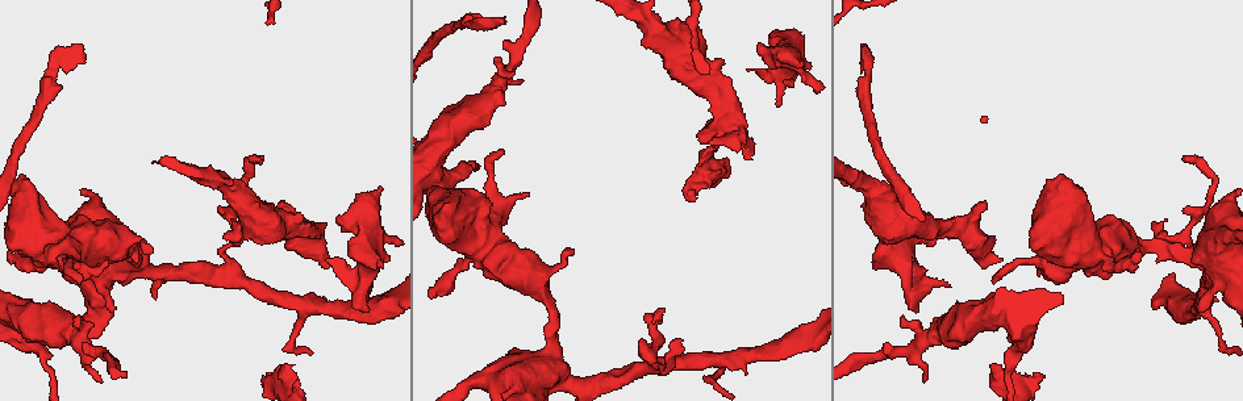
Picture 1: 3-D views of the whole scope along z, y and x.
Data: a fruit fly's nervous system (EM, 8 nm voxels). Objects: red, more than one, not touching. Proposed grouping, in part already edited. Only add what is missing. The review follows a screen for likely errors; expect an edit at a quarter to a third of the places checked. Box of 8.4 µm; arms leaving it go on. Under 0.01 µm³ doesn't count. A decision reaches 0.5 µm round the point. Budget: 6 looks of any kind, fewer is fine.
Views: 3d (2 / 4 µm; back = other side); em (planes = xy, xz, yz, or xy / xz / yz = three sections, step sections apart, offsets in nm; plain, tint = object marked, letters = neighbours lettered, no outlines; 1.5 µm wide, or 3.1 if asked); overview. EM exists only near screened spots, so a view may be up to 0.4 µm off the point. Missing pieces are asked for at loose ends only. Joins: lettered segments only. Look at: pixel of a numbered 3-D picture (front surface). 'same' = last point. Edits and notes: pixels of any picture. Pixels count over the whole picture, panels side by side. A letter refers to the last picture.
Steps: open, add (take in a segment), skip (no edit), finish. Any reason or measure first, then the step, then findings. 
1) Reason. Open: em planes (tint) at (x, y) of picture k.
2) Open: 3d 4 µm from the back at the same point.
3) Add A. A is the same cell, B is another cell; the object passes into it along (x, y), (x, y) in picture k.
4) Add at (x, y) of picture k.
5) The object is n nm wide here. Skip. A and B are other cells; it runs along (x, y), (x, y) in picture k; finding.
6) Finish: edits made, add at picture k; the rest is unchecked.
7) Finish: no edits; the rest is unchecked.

Free end. Open: em planes (letters) at (1044, 376) of picture 1.

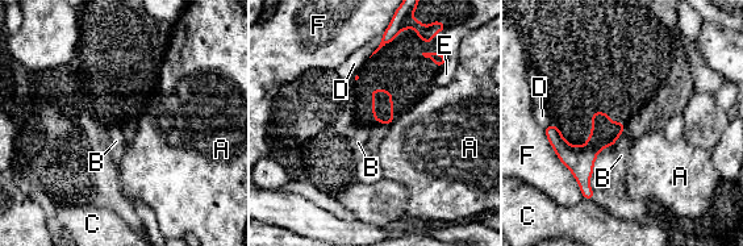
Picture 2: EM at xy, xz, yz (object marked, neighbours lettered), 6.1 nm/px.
The object is 130 nm wide here. Skip. A, B, C, D, E and F are other cells; a border runs along (621, 133), (616, 140) in picture 2; no lettered segment goes on from it.

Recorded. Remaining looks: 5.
An open end. Open: em planes (plain) at (1002, 260) of picture 1.

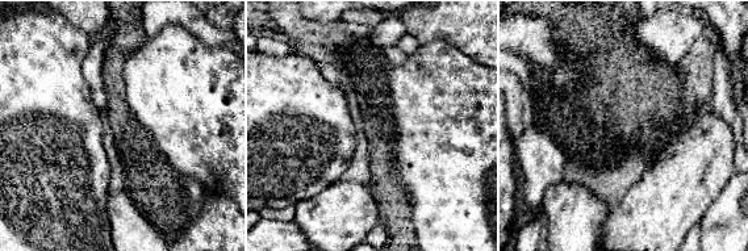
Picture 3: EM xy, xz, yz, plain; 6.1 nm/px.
What lies round it. Open: em planes (letters) at the same point.

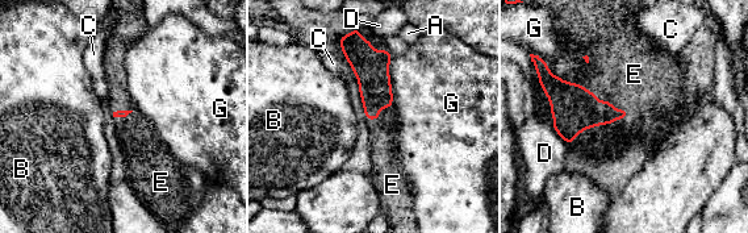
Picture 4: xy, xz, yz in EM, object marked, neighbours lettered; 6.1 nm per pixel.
The longest contact is with E, 420 nm. Add E. E is the same cell, A, B, C, D and G are other cells; the neuron continues.

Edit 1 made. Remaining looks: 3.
An open end. Open: 3d 4 µm at (497, 59) of picture 1.

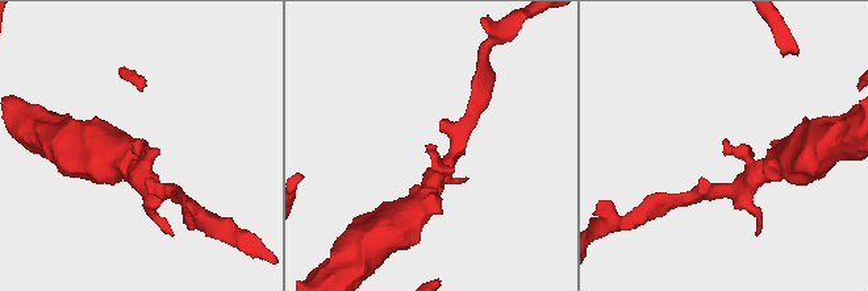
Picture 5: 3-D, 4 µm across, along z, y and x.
Shape alone is not enough. Open: em xy step 4 (letters) at (137, 141) of picture 5.

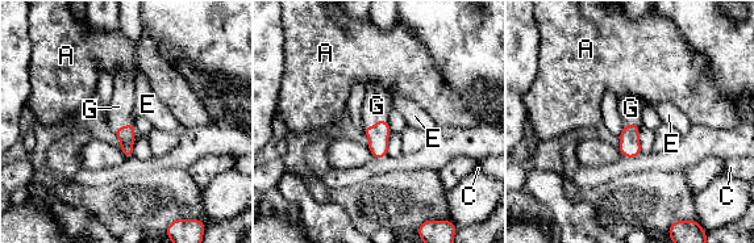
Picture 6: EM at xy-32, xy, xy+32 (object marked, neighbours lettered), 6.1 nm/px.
The longest contact is with G, 150 nm. Add G. G is the same cell, A, C and E are other cells; the neuron continues.

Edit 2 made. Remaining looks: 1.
Finish: edits made, add at picture 4, add at picture 6; the rest is unchecked.

